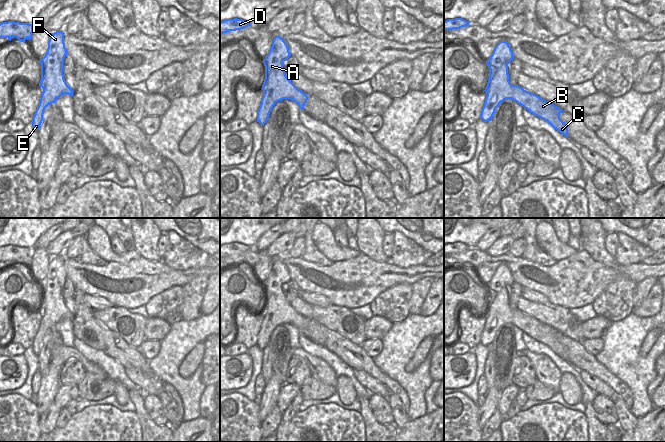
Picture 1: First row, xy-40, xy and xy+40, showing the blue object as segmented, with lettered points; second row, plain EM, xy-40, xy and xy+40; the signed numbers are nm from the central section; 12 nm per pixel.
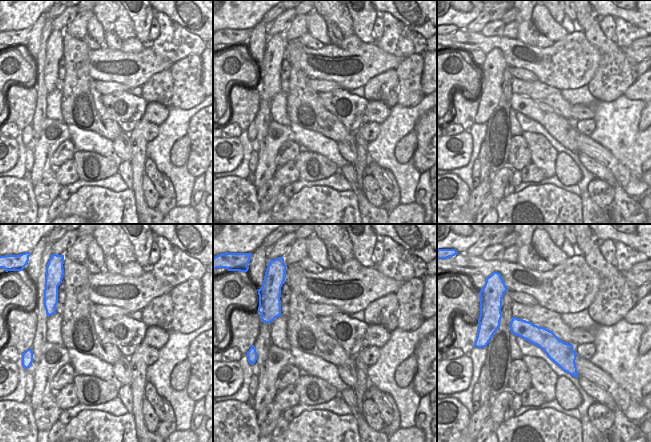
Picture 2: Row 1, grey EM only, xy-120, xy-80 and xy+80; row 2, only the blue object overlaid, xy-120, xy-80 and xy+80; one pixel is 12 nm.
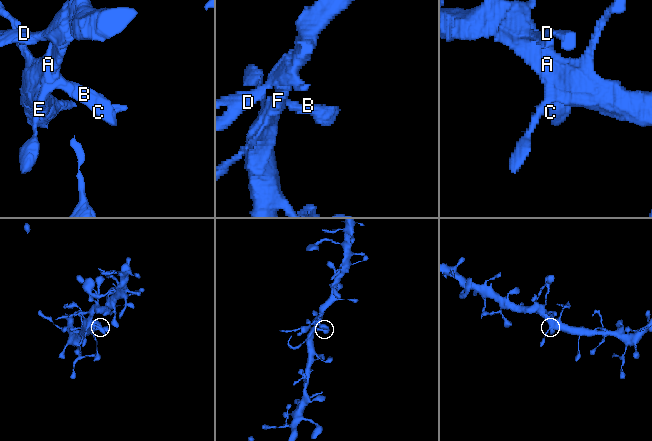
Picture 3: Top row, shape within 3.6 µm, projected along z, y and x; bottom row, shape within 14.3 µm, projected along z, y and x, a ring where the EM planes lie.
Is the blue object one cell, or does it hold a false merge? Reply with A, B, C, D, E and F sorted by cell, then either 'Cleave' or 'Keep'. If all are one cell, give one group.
Groups: A B C D E F. Keep.

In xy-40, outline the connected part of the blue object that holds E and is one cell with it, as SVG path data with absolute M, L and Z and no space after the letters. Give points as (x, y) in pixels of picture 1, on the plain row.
M64 256L51 257L47 276L39 285L41 287L41 304L39 310L43 313L39 329L32 344L32 350L39 354L43 345L45 332L55 327L63 318L73 319L73 314L67 309L63 298L63 286L67 279L64 267Z

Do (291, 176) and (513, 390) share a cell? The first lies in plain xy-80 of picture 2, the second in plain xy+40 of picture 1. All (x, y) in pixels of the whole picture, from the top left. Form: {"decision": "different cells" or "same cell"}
{"decision": "same cell"}

